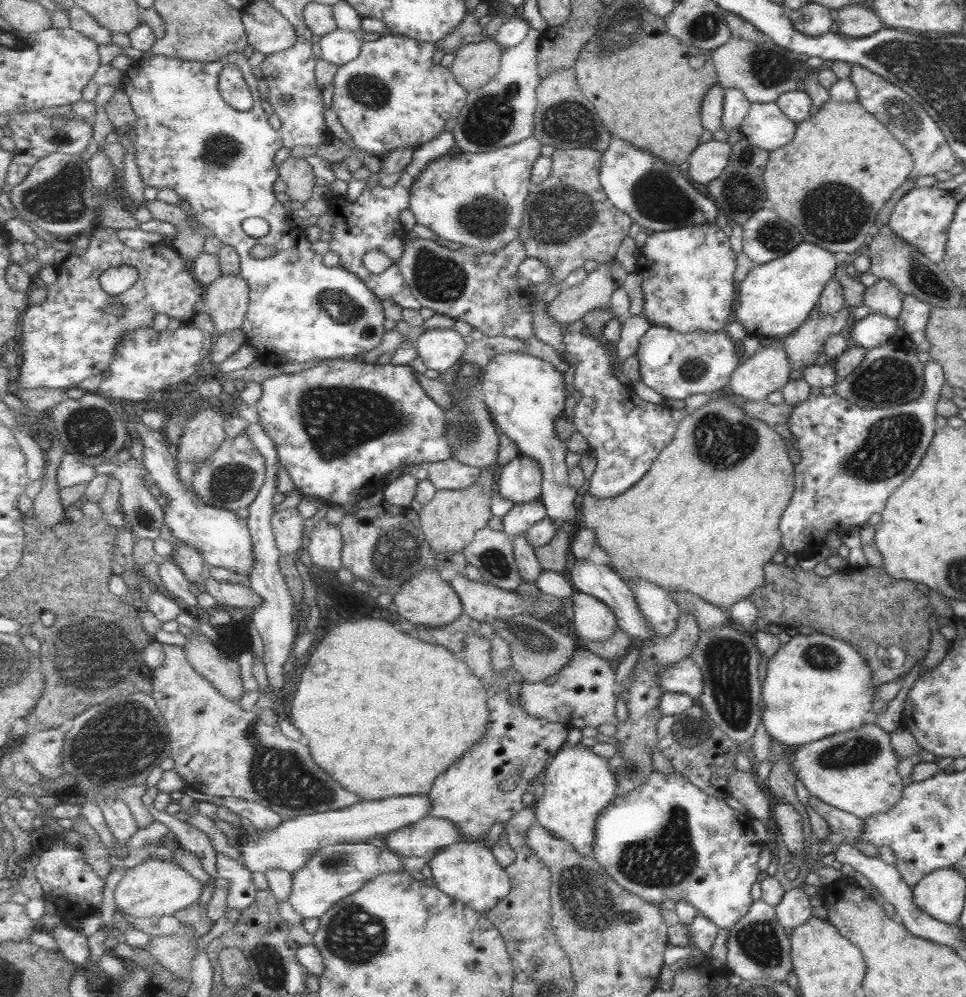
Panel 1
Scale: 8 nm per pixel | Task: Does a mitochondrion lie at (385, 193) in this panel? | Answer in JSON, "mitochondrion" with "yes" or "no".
{"mitochondrion":"no"}

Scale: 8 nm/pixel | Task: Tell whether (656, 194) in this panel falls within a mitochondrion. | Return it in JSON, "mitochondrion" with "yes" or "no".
{"mitochondrion":"yes"}

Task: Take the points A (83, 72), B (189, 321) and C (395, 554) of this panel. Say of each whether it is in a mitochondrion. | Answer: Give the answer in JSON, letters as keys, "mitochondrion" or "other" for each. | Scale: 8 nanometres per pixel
{"A":"other","B":"other","C":"mitochondrion"}

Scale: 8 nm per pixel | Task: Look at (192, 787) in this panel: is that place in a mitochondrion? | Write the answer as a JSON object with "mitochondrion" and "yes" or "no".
{"mitochondrion":"no"}

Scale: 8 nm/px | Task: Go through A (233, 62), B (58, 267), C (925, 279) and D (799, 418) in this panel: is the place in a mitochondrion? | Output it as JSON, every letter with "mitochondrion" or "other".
{"A":"other","B":"other","C":"mitochondrion","D":"other"}

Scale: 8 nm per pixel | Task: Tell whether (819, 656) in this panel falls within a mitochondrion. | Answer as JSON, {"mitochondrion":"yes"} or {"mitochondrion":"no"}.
{"mitochondrion":"yes"}

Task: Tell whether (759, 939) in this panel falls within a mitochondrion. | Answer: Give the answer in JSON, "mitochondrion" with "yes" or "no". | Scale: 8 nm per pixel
{"mitochondrion":"yes"}

